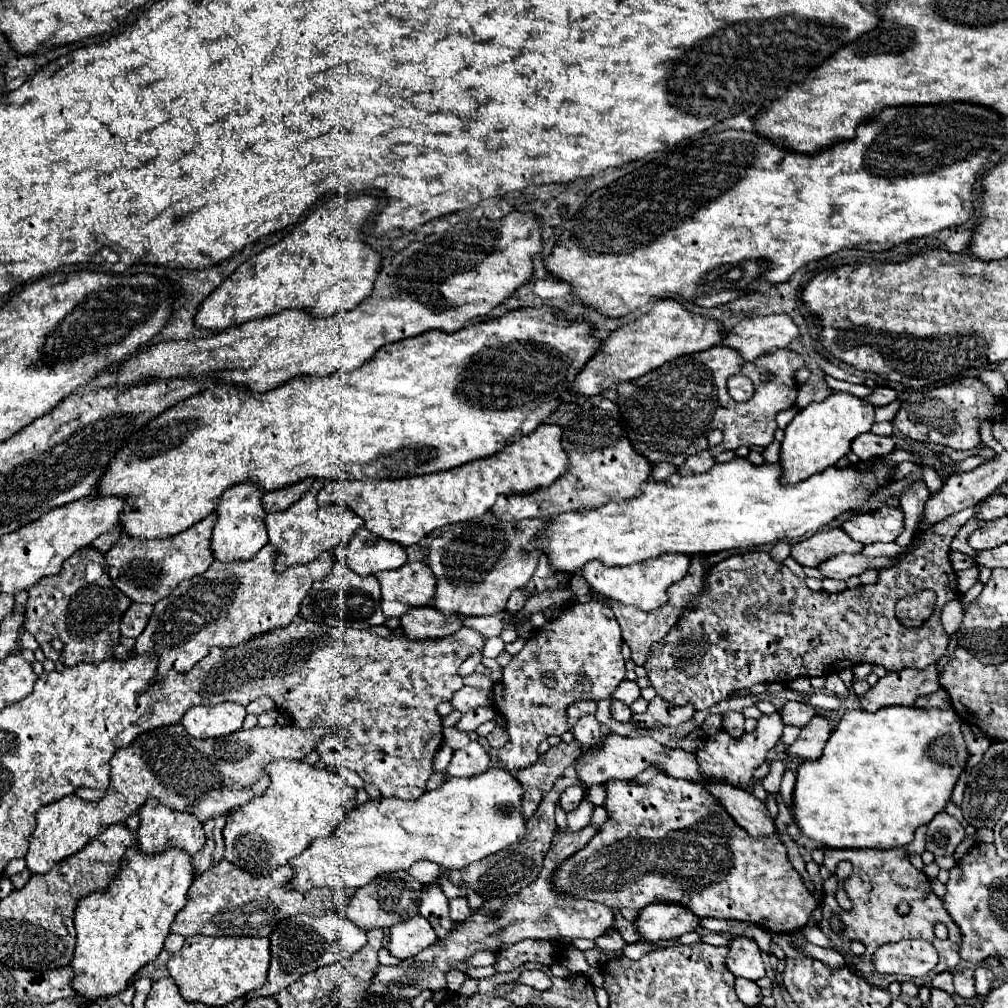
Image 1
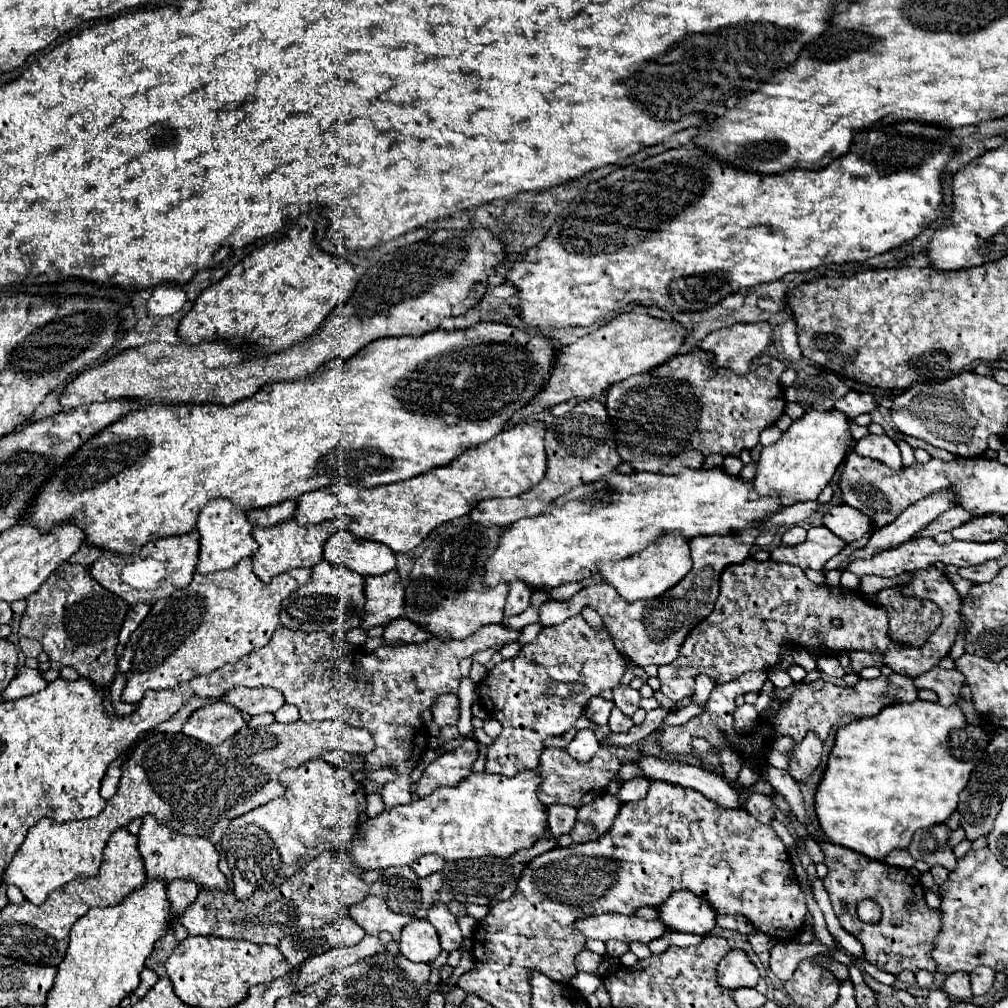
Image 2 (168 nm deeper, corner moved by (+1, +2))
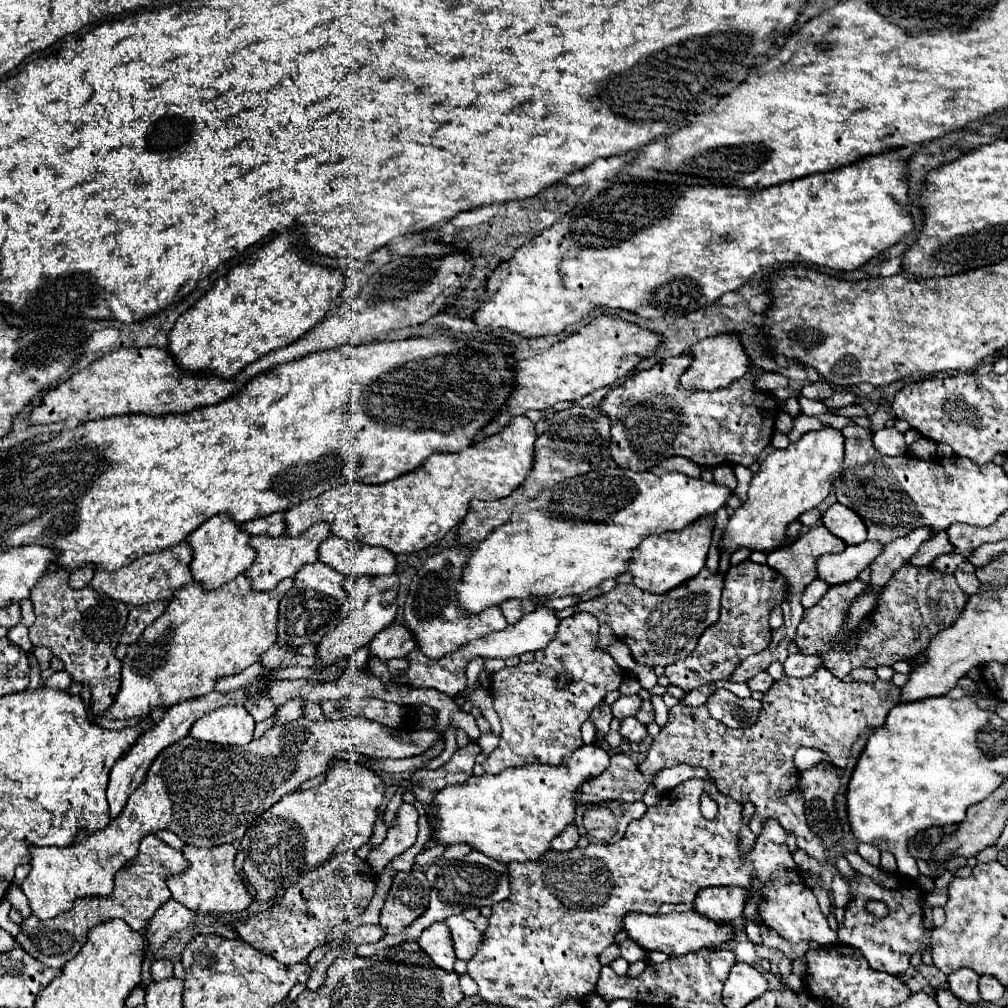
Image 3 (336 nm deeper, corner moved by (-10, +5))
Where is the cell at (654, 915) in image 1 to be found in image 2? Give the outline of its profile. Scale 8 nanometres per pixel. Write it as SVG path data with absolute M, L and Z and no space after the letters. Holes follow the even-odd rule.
M674 892L660 906L660 920L676 932L690 932L706 936L716 928L716 912L704 898L690 892Z

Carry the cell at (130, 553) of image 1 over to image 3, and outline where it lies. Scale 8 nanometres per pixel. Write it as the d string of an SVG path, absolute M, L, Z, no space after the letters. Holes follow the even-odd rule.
M181 541L179 545L173 545L165 551L149 553L143 555L141 559L135 559L131 565L117 569L113 573L109 571L95 571L95 577L91 581L91 587L97 591L109 595L111 599L123 601L127 605L145 605L157 599L171 599L177 589L193 583L193 573L191 573L191 561L193 561L193 551L189 541Z

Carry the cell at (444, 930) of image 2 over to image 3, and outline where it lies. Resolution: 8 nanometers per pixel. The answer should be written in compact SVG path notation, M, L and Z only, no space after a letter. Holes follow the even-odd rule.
M453 915L445 923L447 923L447 927L449 927L451 935L453 935L457 959L469 961L475 955L477 947L483 943L483 935L463 915Z

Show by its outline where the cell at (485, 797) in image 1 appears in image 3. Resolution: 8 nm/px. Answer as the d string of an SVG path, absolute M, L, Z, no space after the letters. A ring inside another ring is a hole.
M589 743L581 745L555 767L527 765L499 775L473 775L461 785L447 785L433 799L435 825L431 825L431 839L435 845L443 847L465 843L503 863L539 859L539 855L551 847L551 839L573 823L577 807L573 793L585 779L603 773L607 763L609 753Z

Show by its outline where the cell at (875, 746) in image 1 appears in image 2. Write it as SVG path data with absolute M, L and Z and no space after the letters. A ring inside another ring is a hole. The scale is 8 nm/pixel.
M924 700L892 704L878 716L860 718L842 726L836 734L826 774L816 792L816 814L822 832L832 844L856 850L872 860L882 860L892 850L904 850L916 830L944 824L958 808L958 796L968 784L970 772L986 750L992 734L994 726L968 724L956 704L944 708L938 702Z

